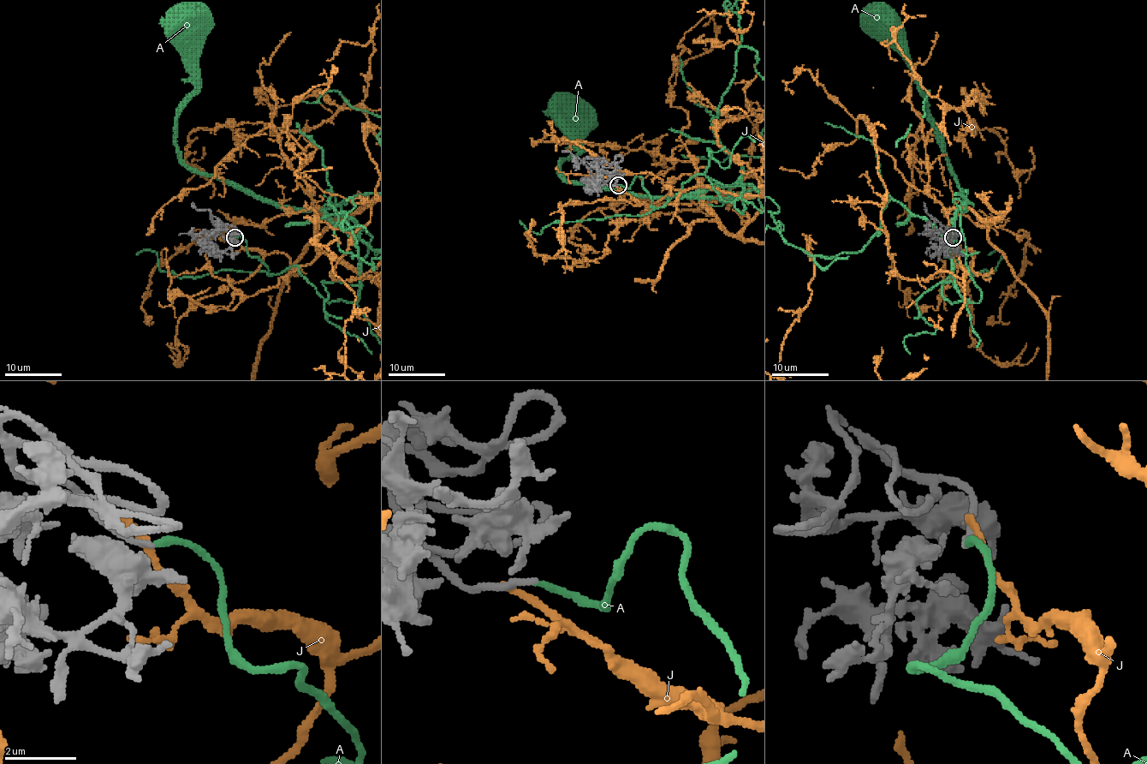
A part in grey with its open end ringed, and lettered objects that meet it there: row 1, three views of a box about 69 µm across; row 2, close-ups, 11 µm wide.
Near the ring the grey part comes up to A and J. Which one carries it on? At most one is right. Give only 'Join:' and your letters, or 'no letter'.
Join: A

